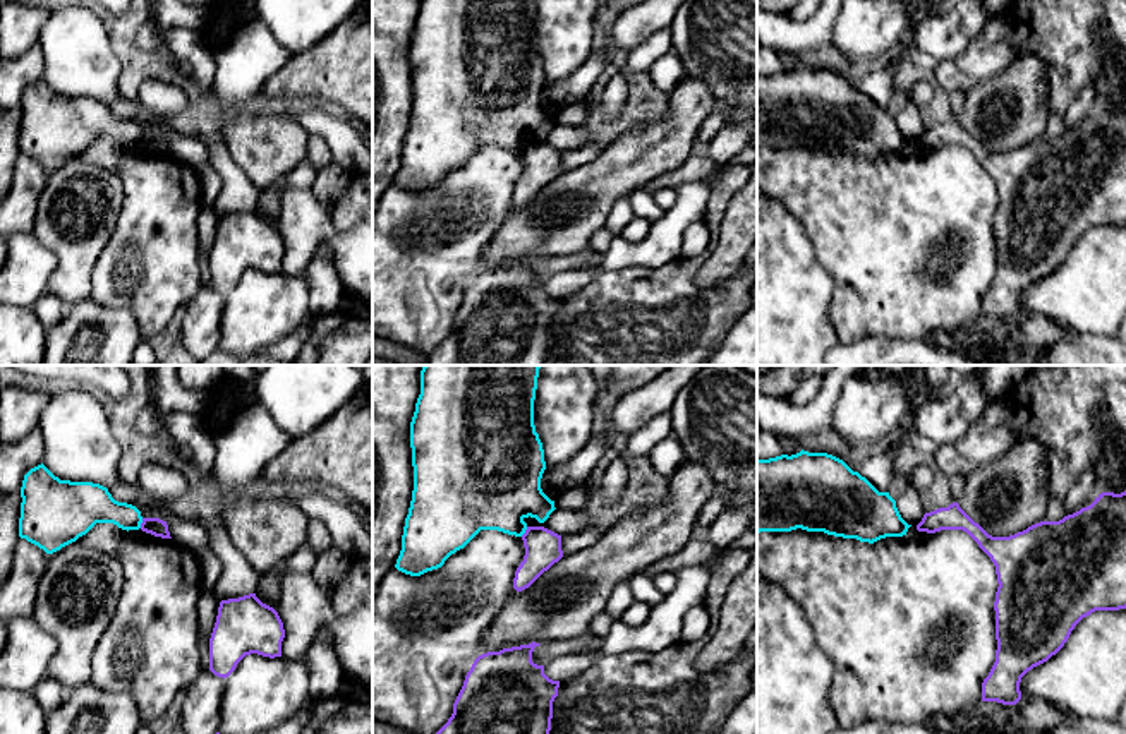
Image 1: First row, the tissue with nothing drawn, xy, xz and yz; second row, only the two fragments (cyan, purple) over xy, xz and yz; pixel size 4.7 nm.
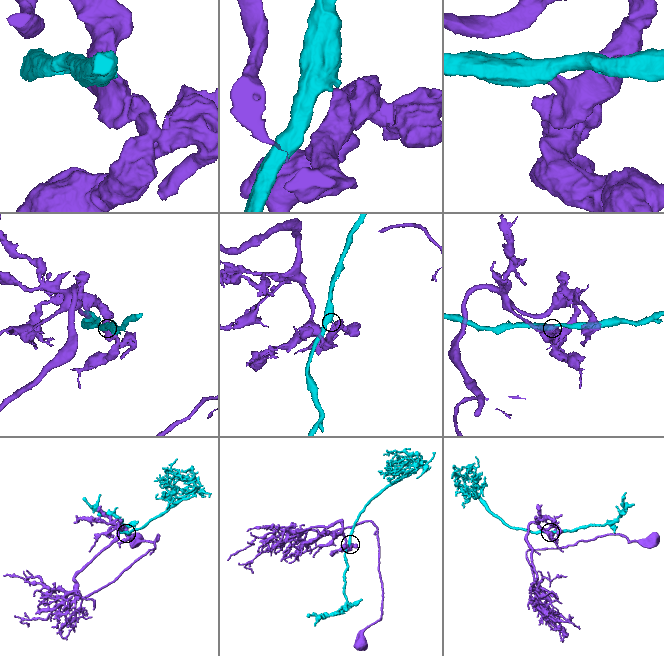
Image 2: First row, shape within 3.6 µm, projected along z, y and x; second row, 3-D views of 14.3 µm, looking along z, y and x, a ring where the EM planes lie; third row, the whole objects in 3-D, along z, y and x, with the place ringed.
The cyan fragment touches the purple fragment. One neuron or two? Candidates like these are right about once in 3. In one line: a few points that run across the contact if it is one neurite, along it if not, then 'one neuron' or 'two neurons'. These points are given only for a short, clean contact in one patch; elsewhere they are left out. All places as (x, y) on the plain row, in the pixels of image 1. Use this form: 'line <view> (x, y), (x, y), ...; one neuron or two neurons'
line xy (143, 134), (139, 143); two neurons

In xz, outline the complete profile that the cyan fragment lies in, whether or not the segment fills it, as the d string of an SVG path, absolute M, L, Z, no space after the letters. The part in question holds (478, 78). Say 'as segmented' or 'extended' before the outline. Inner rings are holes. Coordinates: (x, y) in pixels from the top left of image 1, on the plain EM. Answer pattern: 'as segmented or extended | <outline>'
as segmented | M421 0L410 38L414 106L395 184L410 192L438 185L481 146L522 153L525 134L544 139L556 125L541 105L544 65L534 41L537 0Z

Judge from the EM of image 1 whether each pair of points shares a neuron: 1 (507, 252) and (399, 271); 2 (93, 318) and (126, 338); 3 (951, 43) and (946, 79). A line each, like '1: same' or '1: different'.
1: different
2: same
3: different

